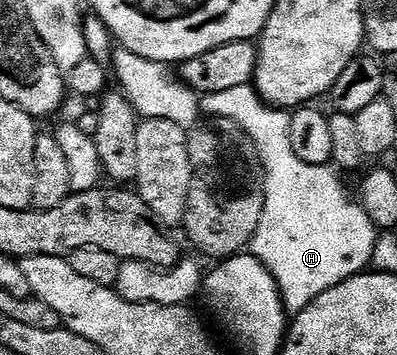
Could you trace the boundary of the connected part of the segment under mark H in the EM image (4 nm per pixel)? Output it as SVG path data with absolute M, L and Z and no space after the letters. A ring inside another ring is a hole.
M243 85L242 87L233 87L230 91L218 91L217 93L206 93L200 97L201 114L208 117L225 117L234 123L238 123L238 127L242 127L242 131L246 131L246 135L250 135L250 139L254 143L254 147L260 156L260 166L264 168L264 210L262 211L262 219L258 223L258 231L252 236L250 253L263 263L272 273L273 279L276 280L277 289L280 292L280 298L284 301L284 308L289 314L295 315L304 310L307 305L314 299L318 299L318 295L322 295L330 287L334 287L338 283L342 283L346 279L350 279L356 273L363 273L371 266L372 256L374 255L374 243L378 236L376 224L366 215L366 211L360 208L355 200L348 198L348 193L344 190L344 185L339 181L337 170L328 165L311 165L310 163L302 163L302 159L298 159L298 155L294 155L294 147L290 147L290 123L291 116L285 110L275 108L264 101L259 93L256 92L252 85Z

